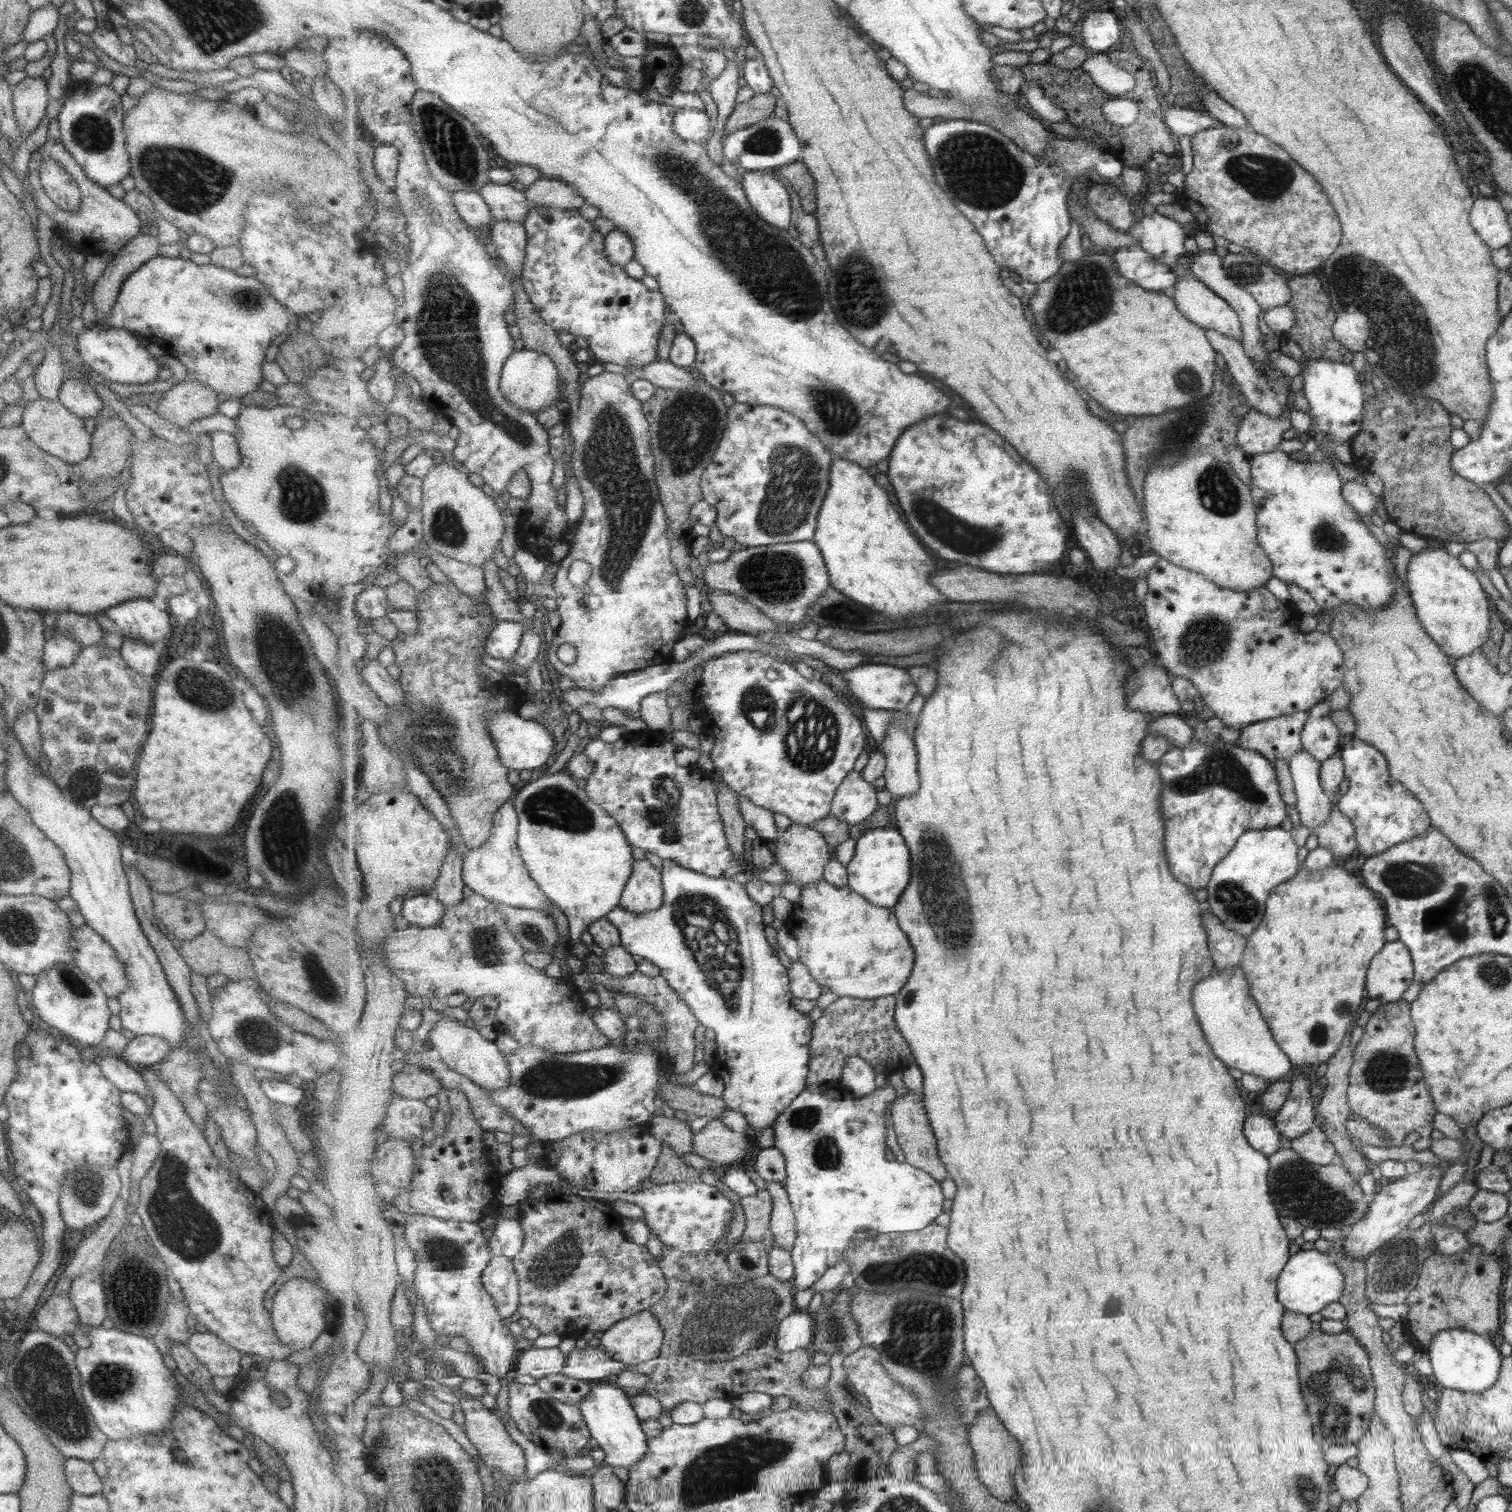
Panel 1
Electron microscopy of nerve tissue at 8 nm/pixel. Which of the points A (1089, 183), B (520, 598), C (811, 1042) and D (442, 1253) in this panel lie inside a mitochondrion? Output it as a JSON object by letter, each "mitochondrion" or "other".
{"A":"other","B":"other","C":"other","D":"mitochondrion"}

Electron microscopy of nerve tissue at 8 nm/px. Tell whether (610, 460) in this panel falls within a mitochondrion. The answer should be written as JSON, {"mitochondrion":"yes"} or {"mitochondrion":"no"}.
{"mitochondrion":"yes"}

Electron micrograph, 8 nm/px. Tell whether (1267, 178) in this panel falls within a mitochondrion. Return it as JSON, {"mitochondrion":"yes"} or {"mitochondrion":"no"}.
{"mitochondrion":"yes"}

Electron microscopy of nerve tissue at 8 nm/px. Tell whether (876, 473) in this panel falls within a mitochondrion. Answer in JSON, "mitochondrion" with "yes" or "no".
{"mitochondrion":"no"}

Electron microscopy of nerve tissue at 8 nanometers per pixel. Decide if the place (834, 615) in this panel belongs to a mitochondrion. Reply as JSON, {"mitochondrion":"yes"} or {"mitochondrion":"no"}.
{"mitochondrion":"no"}

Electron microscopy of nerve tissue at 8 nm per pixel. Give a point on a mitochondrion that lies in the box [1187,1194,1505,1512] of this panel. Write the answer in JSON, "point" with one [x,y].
{"point":[1392,1271]}

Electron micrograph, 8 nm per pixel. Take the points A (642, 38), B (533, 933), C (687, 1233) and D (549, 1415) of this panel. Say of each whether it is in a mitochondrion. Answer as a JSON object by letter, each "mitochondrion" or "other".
{"A":"other","B":"mitochondrion","C":"other","D":"mitochondrion"}

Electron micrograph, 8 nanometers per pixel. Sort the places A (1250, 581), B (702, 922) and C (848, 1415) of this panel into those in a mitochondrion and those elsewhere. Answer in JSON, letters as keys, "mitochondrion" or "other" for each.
{"A":"other","B":"mitochondrion","C":"other"}

